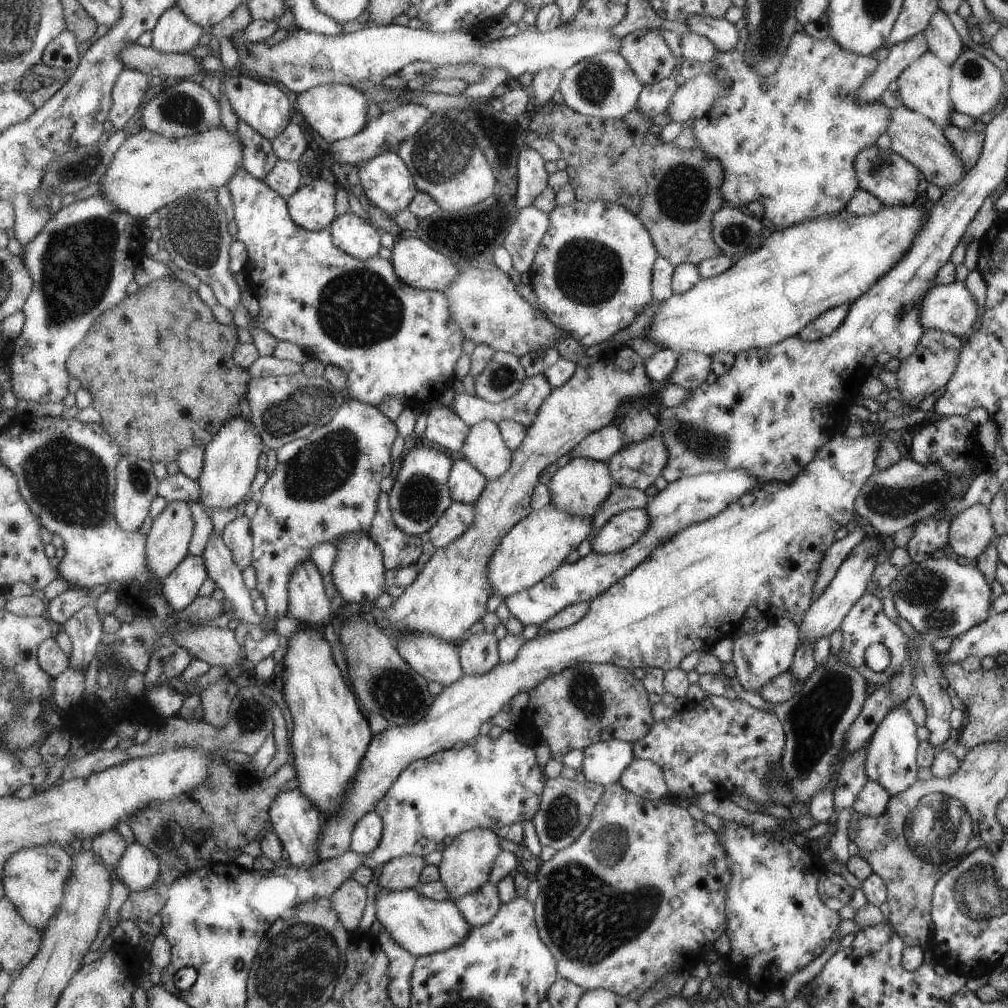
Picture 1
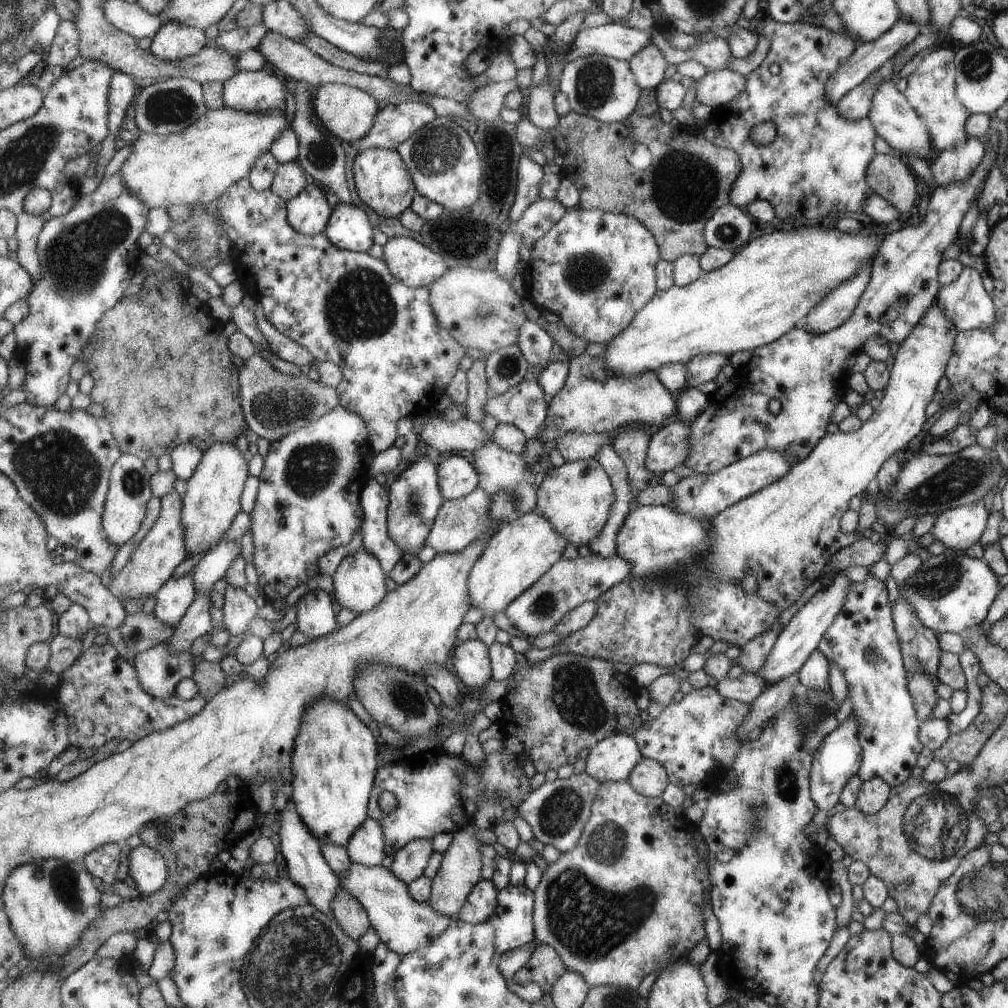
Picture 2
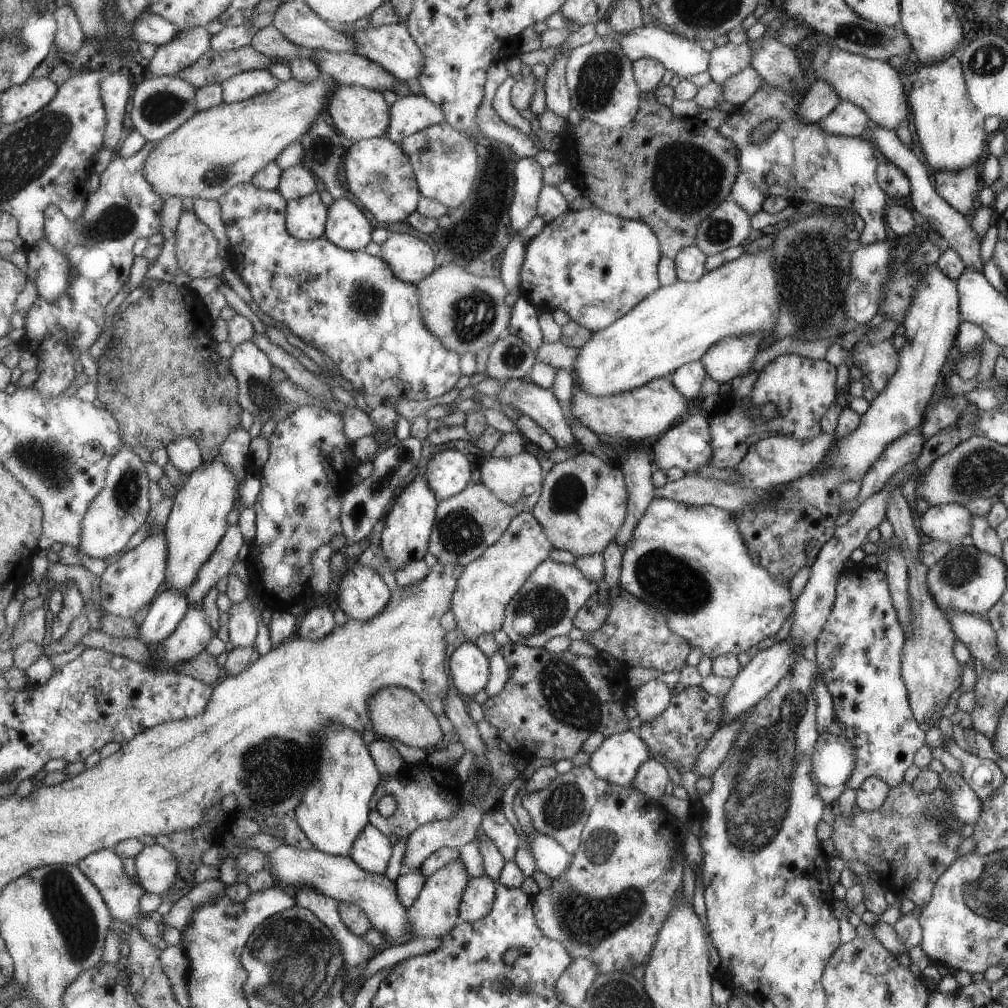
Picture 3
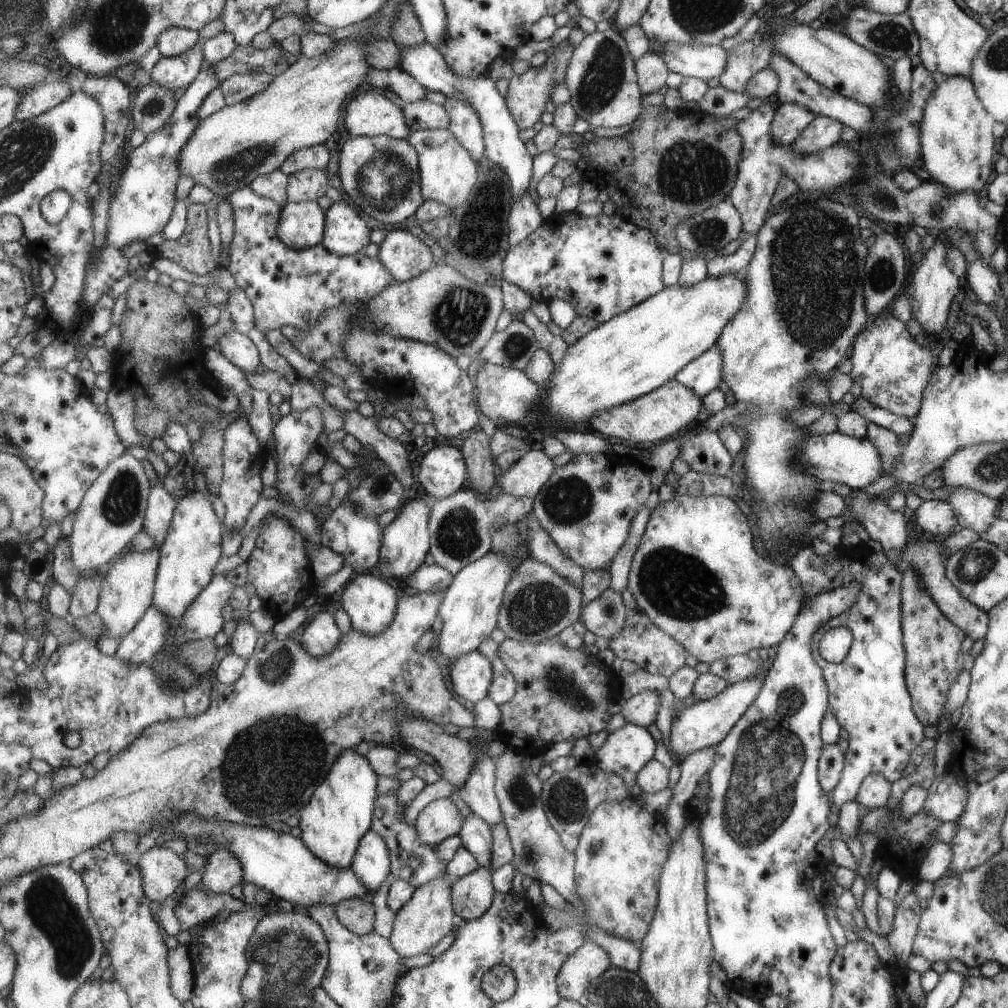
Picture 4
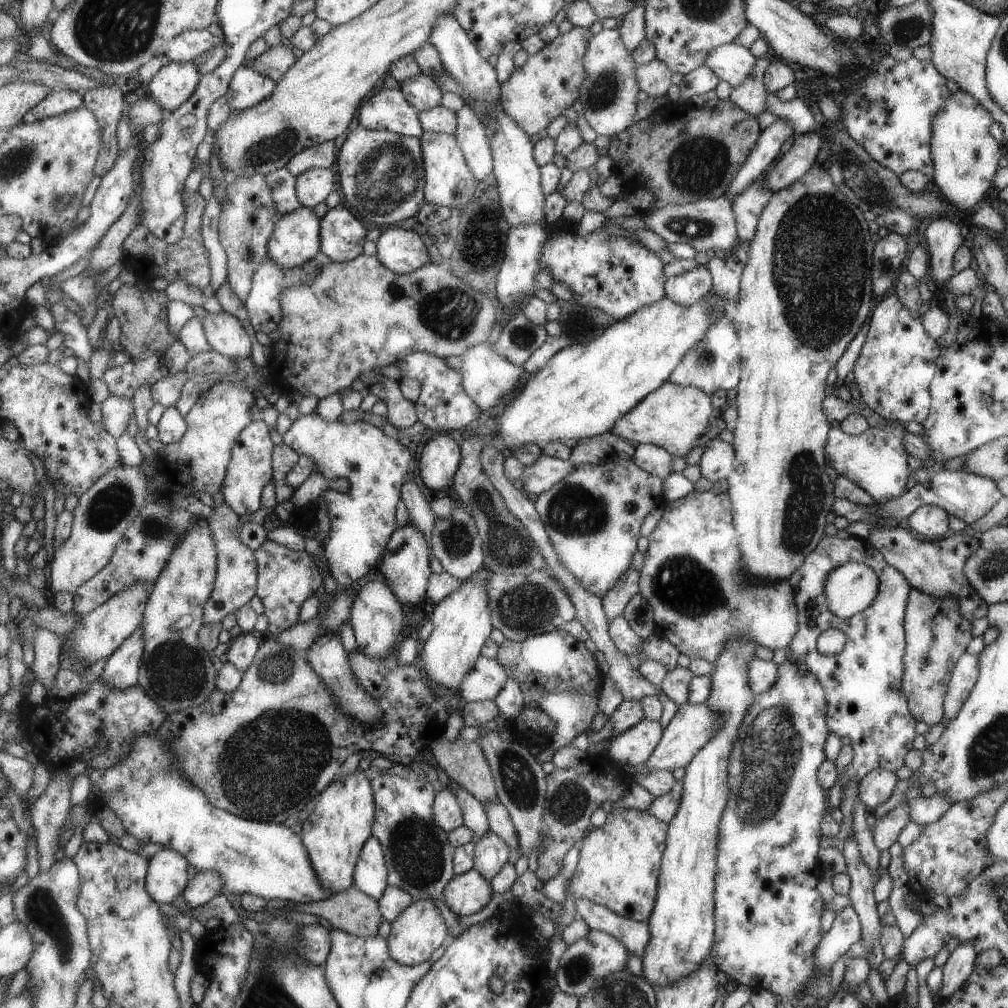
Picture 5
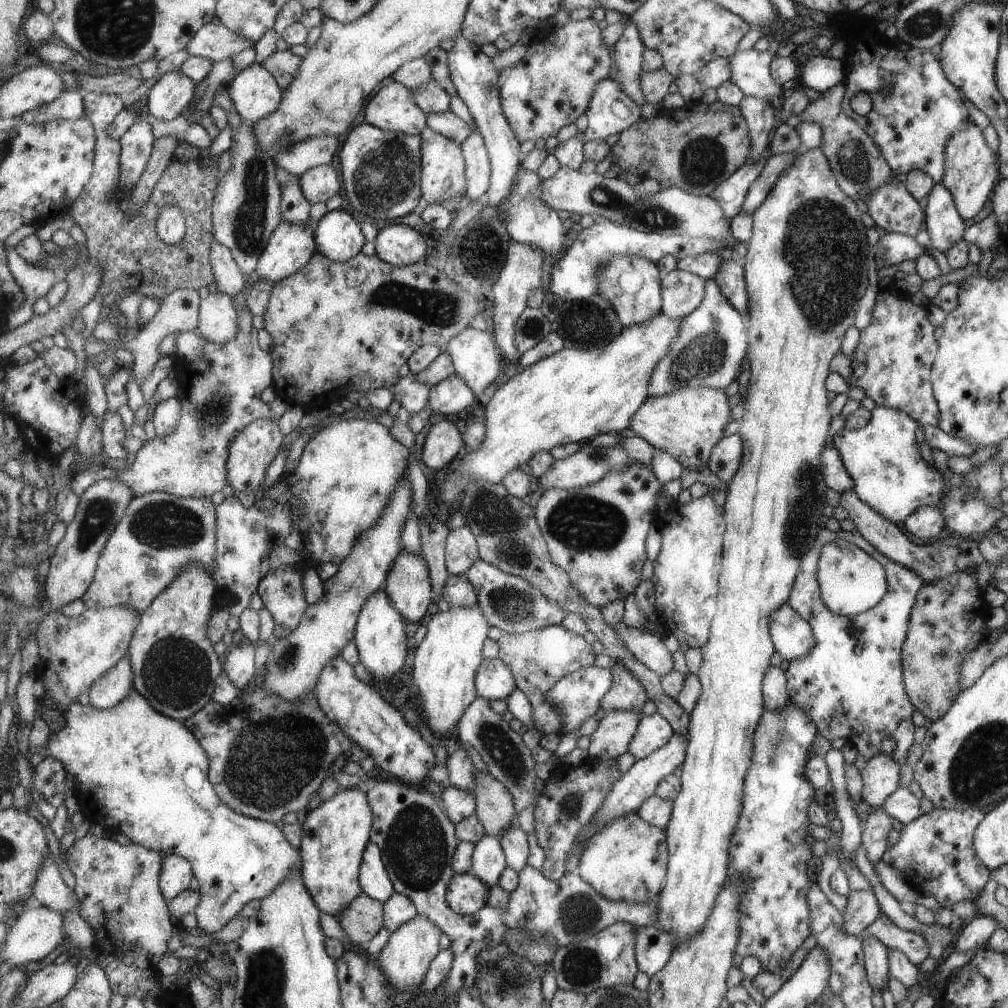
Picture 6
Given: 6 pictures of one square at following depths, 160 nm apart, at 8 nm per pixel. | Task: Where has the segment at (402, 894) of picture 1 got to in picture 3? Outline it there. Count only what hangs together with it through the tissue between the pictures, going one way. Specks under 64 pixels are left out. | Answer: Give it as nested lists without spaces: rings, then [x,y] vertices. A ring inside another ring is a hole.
[[[281,845],[268,854],[266,867],[281,880],[292,885],[289,890],[294,893],[301,887],[315,887],[339,902],[357,903],[371,919],[372,925],[380,930],[387,942],[401,946],[412,940],[412,926],[408,908],[401,902],[397,883],[385,873],[370,873],[359,866],[351,855],[332,855],[317,848],[299,850],[293,846]]]

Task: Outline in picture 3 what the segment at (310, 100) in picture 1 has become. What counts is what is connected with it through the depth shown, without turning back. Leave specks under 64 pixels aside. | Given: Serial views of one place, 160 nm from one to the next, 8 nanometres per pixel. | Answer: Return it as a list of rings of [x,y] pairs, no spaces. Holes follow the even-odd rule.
[[[337,85],[327,106],[335,128],[353,143],[361,139],[383,137],[389,126],[391,107],[385,102],[383,91],[361,85]]]

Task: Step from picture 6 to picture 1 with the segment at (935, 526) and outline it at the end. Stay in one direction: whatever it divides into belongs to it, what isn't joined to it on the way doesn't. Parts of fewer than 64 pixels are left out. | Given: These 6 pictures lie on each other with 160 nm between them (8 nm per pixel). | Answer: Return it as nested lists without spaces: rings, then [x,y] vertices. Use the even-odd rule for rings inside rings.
[[[980,503],[957,513],[949,526],[948,545],[967,562],[975,562],[996,538],[988,508]]]

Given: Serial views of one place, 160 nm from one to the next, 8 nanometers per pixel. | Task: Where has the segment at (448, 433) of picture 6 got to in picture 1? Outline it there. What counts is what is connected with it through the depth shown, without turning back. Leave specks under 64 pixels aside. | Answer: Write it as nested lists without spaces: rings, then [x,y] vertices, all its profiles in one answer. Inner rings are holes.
[[[459,455],[455,459],[448,483],[454,501],[474,504],[484,493],[488,478],[472,462]]]

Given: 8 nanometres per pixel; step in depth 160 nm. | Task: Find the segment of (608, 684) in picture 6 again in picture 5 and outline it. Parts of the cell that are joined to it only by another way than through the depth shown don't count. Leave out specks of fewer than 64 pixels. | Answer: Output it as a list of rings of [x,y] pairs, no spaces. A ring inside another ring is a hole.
[[[563,691],[541,698],[541,709],[552,716],[557,726],[551,743],[553,749],[566,747],[575,736],[587,733],[599,712],[598,695],[599,692],[597,695],[585,695],[584,691]]]

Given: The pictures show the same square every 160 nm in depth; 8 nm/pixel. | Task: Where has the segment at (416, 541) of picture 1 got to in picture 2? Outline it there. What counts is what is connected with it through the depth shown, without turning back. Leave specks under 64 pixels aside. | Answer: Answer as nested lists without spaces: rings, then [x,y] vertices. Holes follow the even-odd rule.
[[[370,479],[361,494],[361,506],[365,518],[364,548],[379,558],[385,573],[389,574],[405,557],[405,550],[389,536],[390,490],[377,480]]]

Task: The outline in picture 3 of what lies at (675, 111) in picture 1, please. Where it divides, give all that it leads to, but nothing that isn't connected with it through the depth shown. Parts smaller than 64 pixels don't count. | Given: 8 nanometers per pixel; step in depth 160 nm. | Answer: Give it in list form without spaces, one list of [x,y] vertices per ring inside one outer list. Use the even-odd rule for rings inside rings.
[[[747,66],[741,69],[739,73],[725,79],[720,85],[724,100],[731,104],[740,105],[753,94],[759,85],[763,83],[762,78]]]

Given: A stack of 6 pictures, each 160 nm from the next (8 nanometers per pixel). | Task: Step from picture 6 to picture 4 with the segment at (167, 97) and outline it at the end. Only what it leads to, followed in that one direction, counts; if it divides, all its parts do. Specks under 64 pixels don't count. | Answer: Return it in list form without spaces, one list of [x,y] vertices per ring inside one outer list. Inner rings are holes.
[[[200,40],[174,57],[162,56],[152,68],[152,82],[173,89],[179,95],[185,92],[207,62],[203,52],[204,43],[204,40]]]

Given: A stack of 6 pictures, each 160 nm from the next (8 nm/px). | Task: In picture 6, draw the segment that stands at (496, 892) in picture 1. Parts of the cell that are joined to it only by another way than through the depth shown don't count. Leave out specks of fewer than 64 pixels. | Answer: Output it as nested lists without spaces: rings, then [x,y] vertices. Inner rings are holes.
[[[471,871],[456,873],[448,886],[449,906],[460,915],[475,915],[490,900],[491,888]]]

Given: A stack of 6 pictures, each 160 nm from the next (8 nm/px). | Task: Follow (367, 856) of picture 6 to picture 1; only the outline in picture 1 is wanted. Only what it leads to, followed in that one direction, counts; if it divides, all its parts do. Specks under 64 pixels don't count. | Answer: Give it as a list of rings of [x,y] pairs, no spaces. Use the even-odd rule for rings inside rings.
[[[376,810],[368,812],[353,831],[351,850],[367,856],[381,844],[383,836],[384,818]]]

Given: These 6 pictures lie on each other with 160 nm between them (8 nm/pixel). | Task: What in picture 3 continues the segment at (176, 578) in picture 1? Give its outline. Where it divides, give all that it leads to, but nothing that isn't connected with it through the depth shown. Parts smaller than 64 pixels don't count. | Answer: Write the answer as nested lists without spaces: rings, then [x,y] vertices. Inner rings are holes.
[[[171,587],[163,591],[140,624],[138,638],[149,646],[160,643],[177,630],[190,607],[188,595],[182,590]]]

